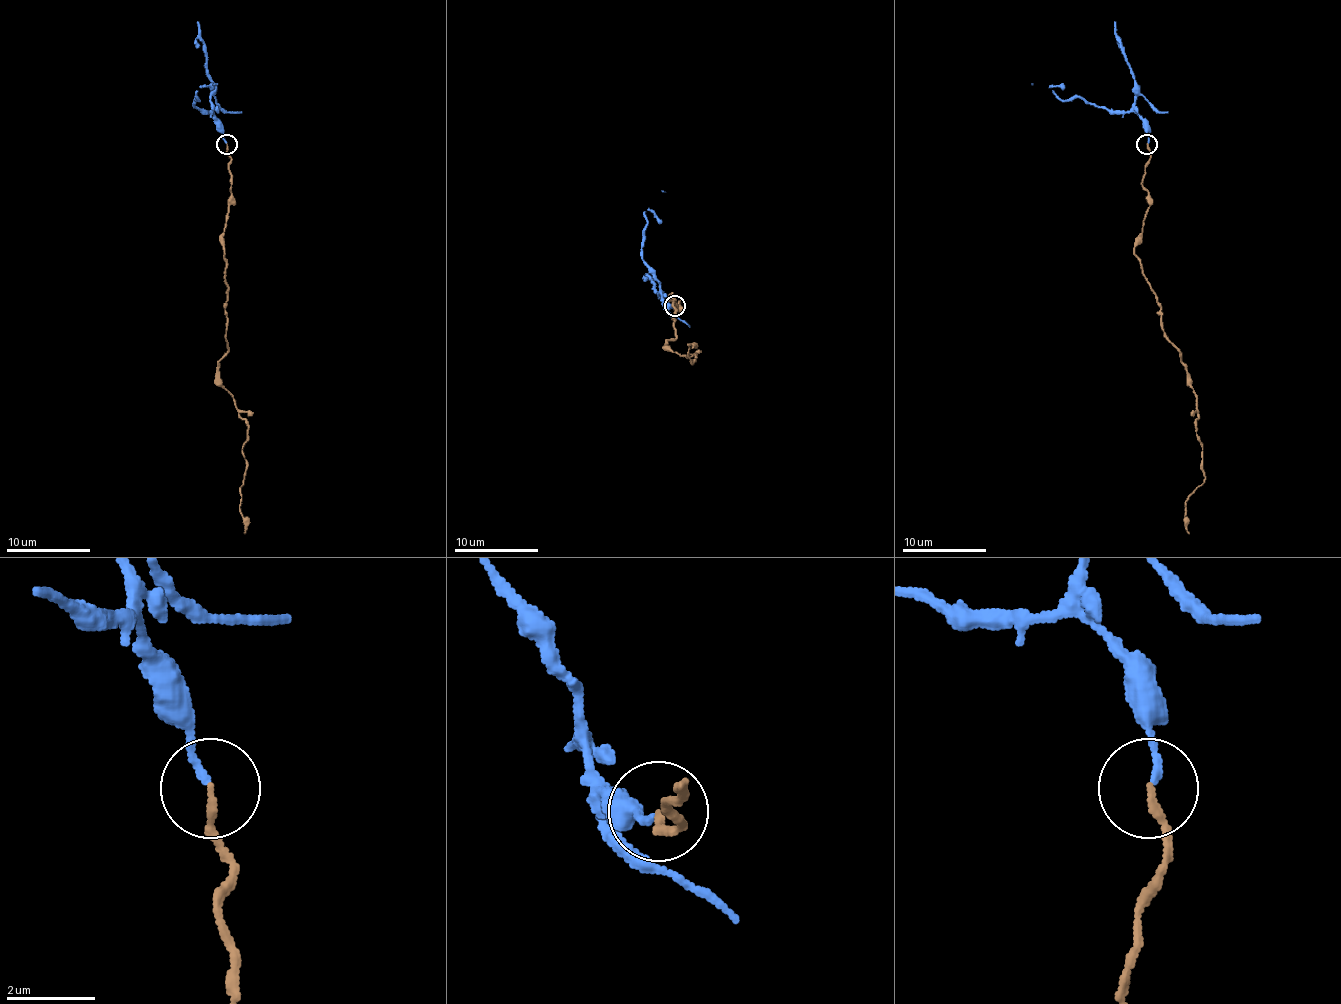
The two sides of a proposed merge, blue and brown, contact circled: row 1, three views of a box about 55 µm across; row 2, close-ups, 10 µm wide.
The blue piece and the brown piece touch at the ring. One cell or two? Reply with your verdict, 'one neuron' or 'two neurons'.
one neuron

